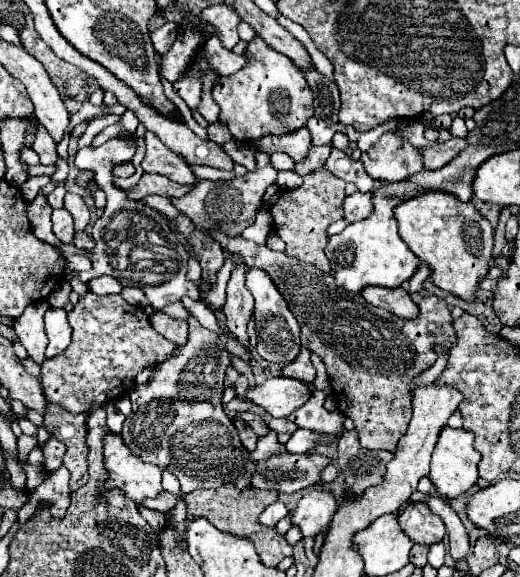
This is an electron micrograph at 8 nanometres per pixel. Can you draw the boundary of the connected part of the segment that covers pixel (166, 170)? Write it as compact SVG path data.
M145 131L145 145L147 145L147 155L141 163L145 173L159 173L177 183L195 181L195 175L189 169L189 165L183 161L183 157L179 157L169 147L165 147L153 131Z

